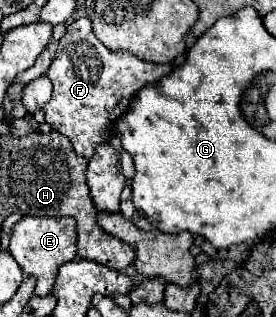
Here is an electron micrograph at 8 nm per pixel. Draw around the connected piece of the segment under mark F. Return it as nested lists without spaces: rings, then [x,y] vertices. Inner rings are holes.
[[[79,18],[67,26],[65,36],[59,40],[57,56],[47,72],[53,82],[53,96],[43,106],[45,122],[67,136],[73,150],[89,160],[95,146],[107,142],[103,130],[115,126],[121,114],[127,112],[133,94],[145,88],[145,84],[155,84],[171,70],[171,64],[161,66],[143,62],[129,52],[111,52],[95,38],[91,20]]]

